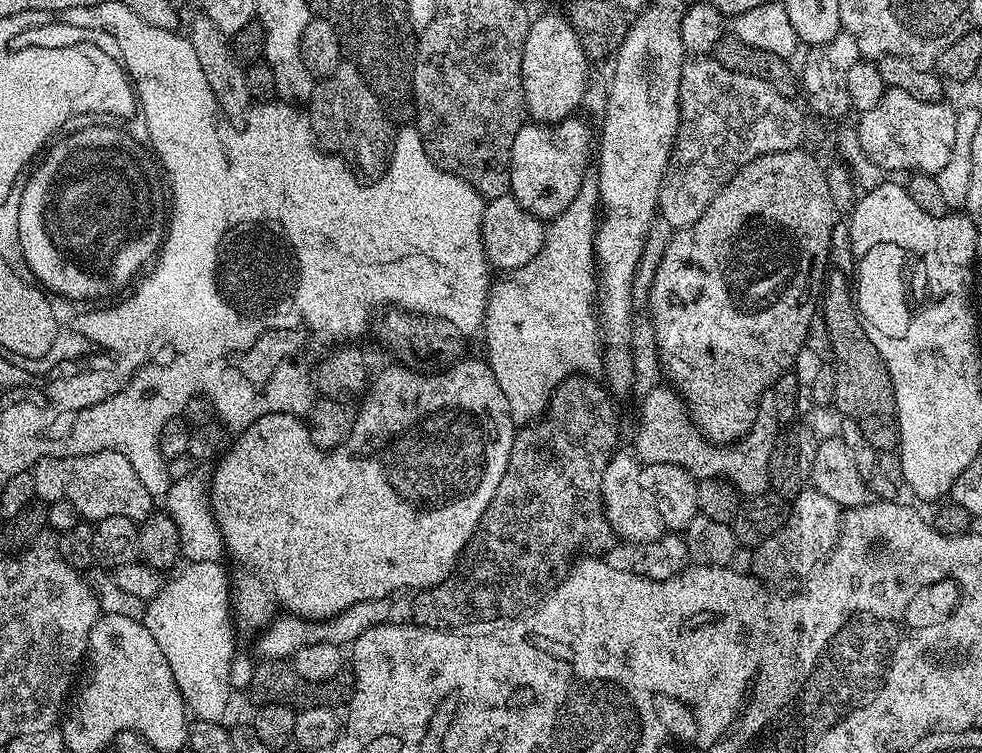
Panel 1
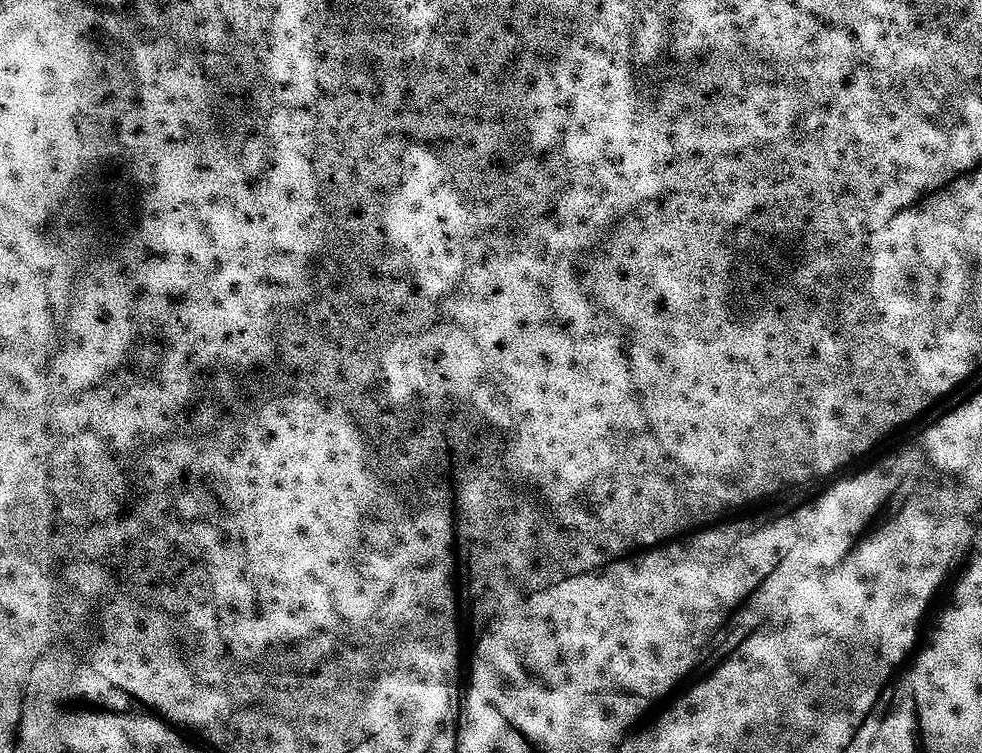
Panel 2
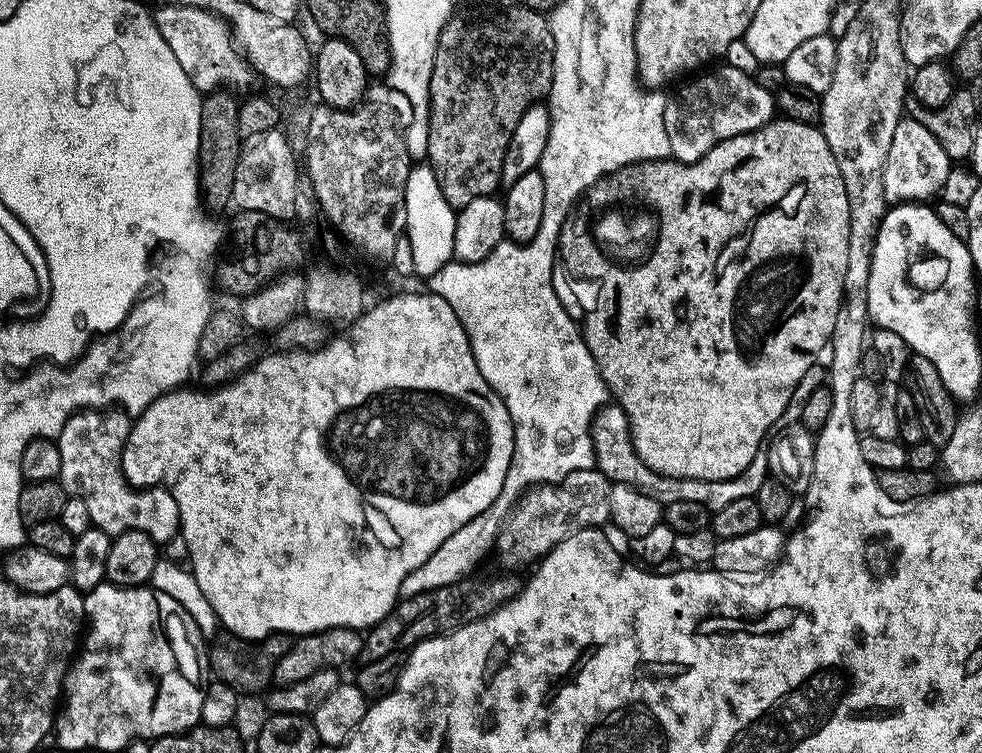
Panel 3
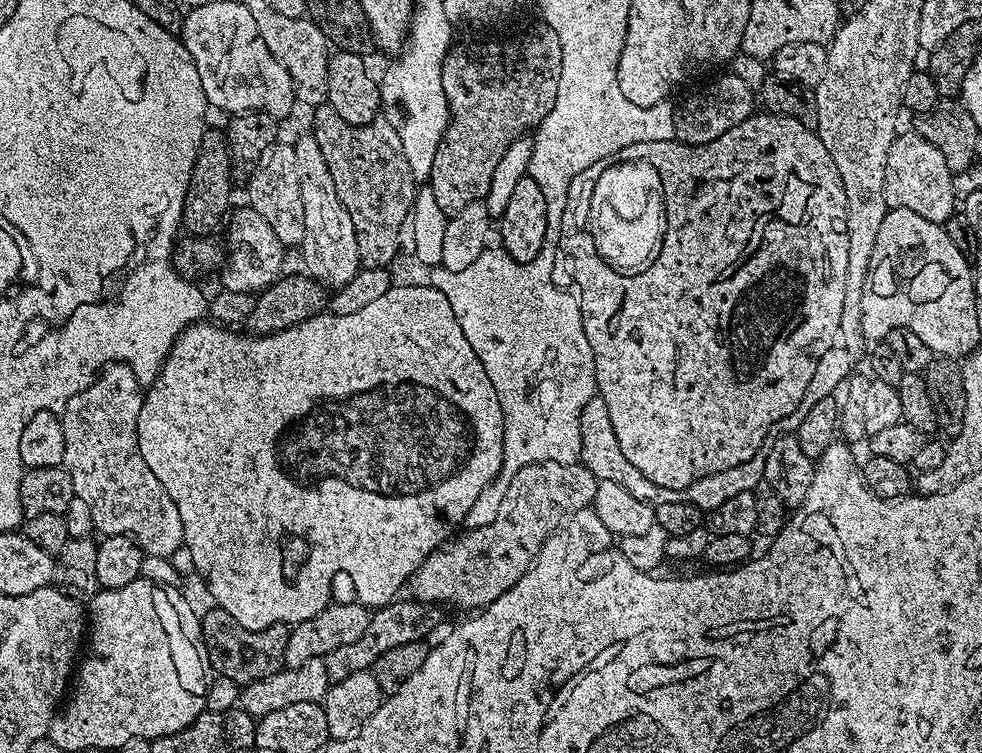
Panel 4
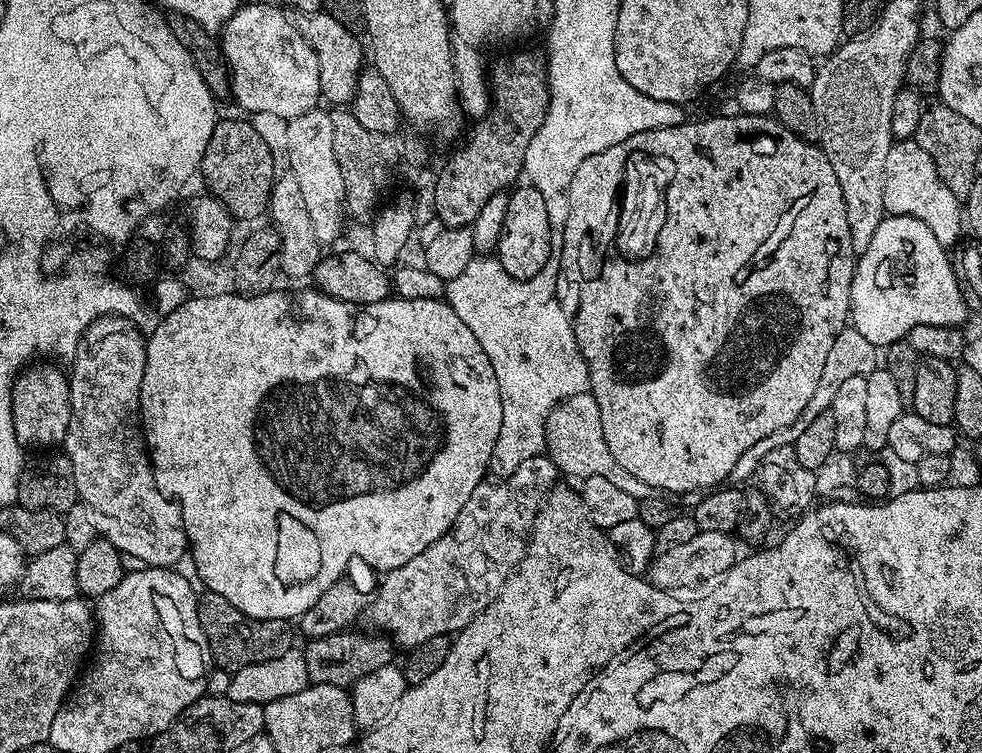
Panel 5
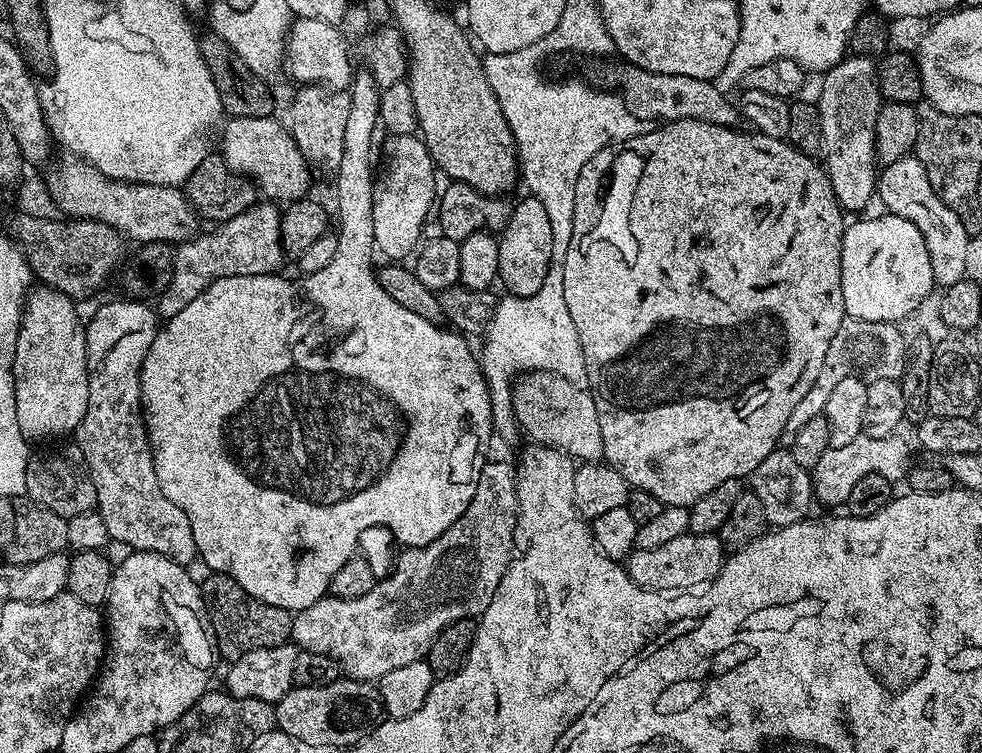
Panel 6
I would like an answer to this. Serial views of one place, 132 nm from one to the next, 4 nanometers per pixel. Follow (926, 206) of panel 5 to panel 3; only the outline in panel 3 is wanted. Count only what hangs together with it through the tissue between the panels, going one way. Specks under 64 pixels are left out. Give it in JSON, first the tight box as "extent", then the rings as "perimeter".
{"extent":[882,118,953,206],"perimeter":[[[901,118],[898,126],[894,126],[894,138],[890,138],[890,154],[886,154],[882,170],[884,196],[892,206],[905,202],[931,201],[931,196],[941,191],[953,167],[953,161],[949,160],[946,150],[938,146],[938,138],[934,138],[934,134],[930,134],[922,122]]]}

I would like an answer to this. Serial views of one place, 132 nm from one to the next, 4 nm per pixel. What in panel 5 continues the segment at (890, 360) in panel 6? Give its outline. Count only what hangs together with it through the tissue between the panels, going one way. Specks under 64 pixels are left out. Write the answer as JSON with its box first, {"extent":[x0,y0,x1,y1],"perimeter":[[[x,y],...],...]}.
{"extent":[731,327,878,481],"perimeter":[[[844,327],[838,334],[838,338],[834,338],[834,346],[830,346],[830,354],[822,369],[822,378],[818,378],[818,387],[810,397],[810,402],[806,402],[806,410],[802,410],[802,414],[798,414],[798,418],[794,418],[794,422],[790,422],[790,426],[782,426],[782,430],[774,430],[774,434],[766,434],[766,438],[762,438],[762,442],[754,442],[754,446],[750,446],[750,450],[746,450],[746,454],[742,454],[742,458],[738,458],[731,479],[733,481],[748,480],[751,476],[753,479],[760,471],[762,458],[766,458],[766,454],[770,454],[770,450],[778,450],[778,446],[787,444],[793,445],[802,430],[806,429],[806,426],[810,425],[810,422],[814,421],[818,414],[831,409],[834,394],[838,394],[838,386],[842,386],[842,382],[846,382],[846,378],[867,377],[878,368],[876,352],[878,352],[877,345],[866,342],[866,338],[862,338],[862,334],[858,334],[856,328]]]}

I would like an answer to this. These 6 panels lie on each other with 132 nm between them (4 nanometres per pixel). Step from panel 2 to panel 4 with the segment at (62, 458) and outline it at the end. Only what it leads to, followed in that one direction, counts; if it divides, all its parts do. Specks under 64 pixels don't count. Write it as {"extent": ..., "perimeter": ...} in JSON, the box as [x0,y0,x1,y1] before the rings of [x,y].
{"extent":[62,364,184,557],"perimeter":[[[110,364],[108,367],[103,368],[93,384],[86,386],[86,390],[74,394],[74,398],[70,398],[70,402],[66,402],[62,413],[64,433],[66,434],[66,454],[64,455],[62,466],[70,474],[70,482],[74,486],[74,494],[78,498],[82,498],[82,502],[86,502],[86,506],[90,506],[90,515],[94,518],[94,529],[97,533],[100,532],[104,536],[128,536],[144,551],[145,556],[169,557],[174,554],[174,550],[177,550],[178,547],[184,546],[182,518],[178,518],[178,506],[174,506],[174,498],[170,498],[170,494],[166,494],[166,490],[162,490],[162,482],[158,482],[158,478],[154,478],[150,466],[146,466],[146,458],[142,458],[142,454],[138,450],[136,427],[138,426],[138,410],[142,410],[143,401],[144,392],[142,391],[141,382],[134,374],[134,370],[130,370],[128,364]]]}

